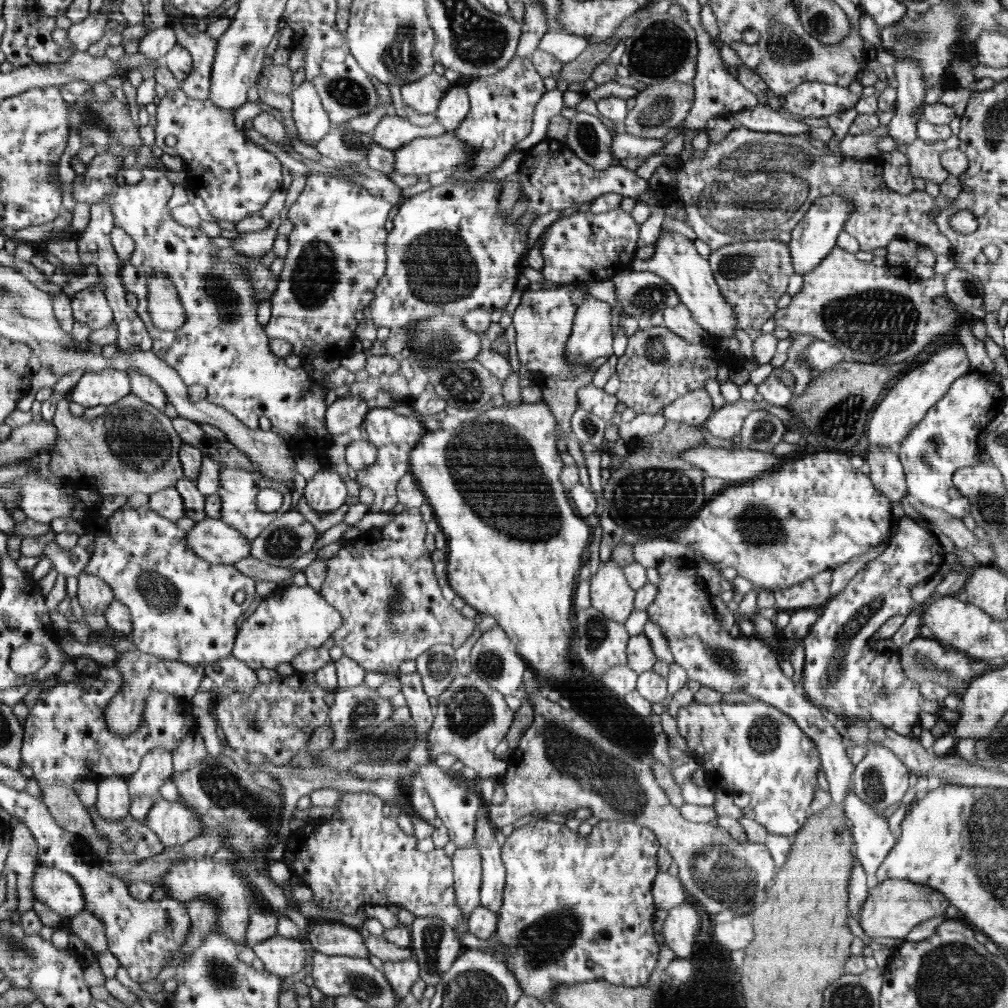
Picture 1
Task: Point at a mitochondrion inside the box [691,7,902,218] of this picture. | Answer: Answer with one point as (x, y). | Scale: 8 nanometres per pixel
(794, 50)

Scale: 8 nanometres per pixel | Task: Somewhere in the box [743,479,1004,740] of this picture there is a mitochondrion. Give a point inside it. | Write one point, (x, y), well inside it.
(834, 672)

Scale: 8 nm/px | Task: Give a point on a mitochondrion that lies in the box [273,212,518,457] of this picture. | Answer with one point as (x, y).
(436, 269)

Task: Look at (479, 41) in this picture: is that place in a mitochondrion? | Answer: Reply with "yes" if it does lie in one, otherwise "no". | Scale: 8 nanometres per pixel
yes

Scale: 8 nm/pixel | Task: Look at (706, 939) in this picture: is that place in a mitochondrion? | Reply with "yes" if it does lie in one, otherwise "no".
no

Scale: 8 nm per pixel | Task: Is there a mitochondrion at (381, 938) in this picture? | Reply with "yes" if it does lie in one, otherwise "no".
no

